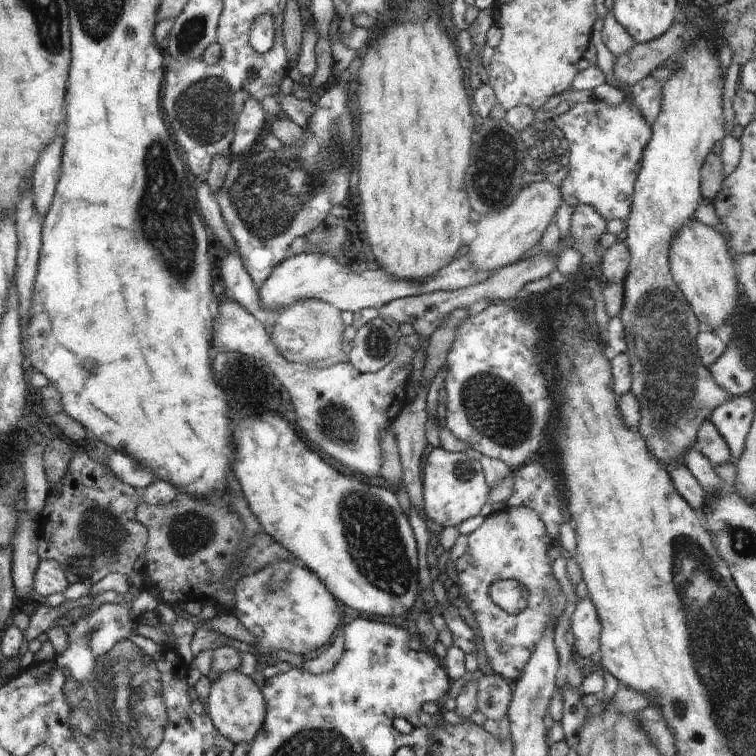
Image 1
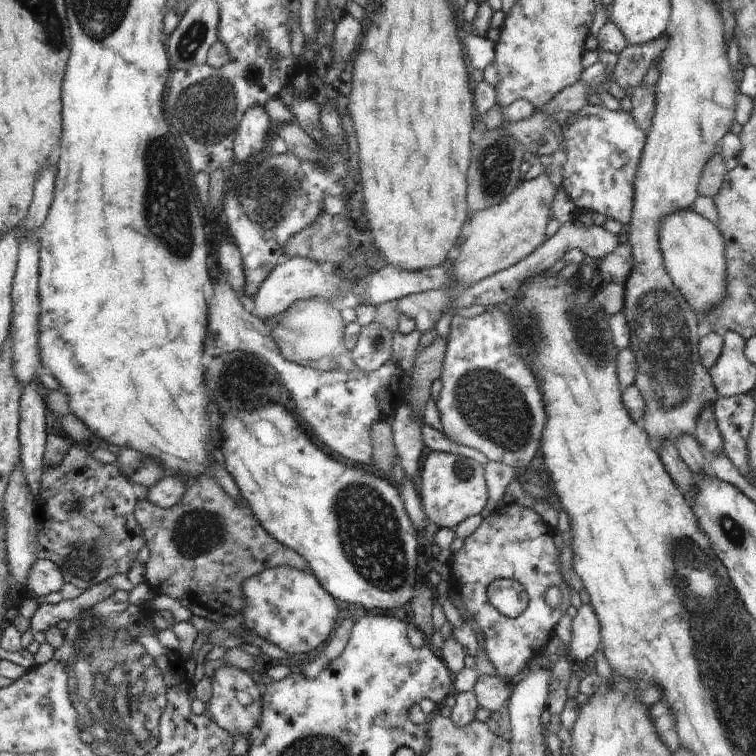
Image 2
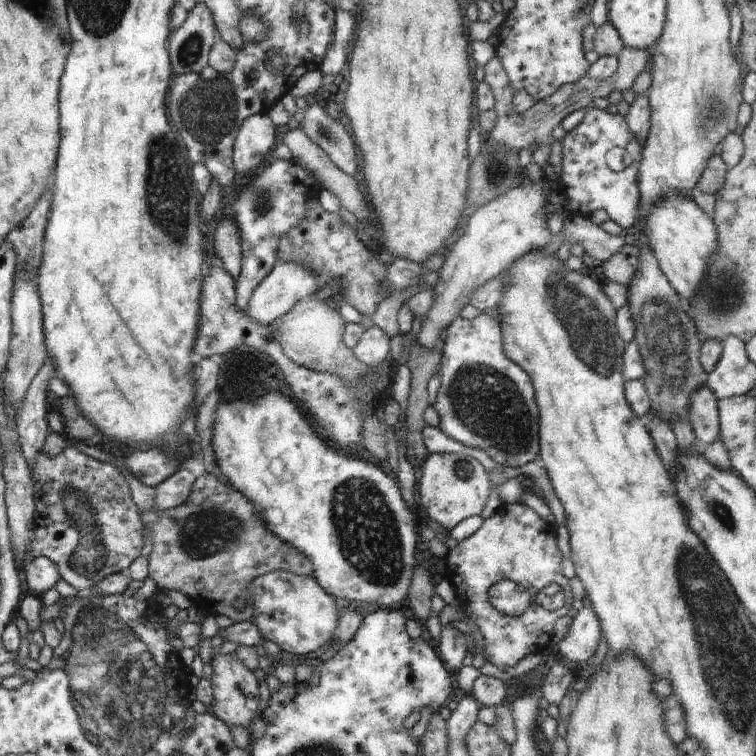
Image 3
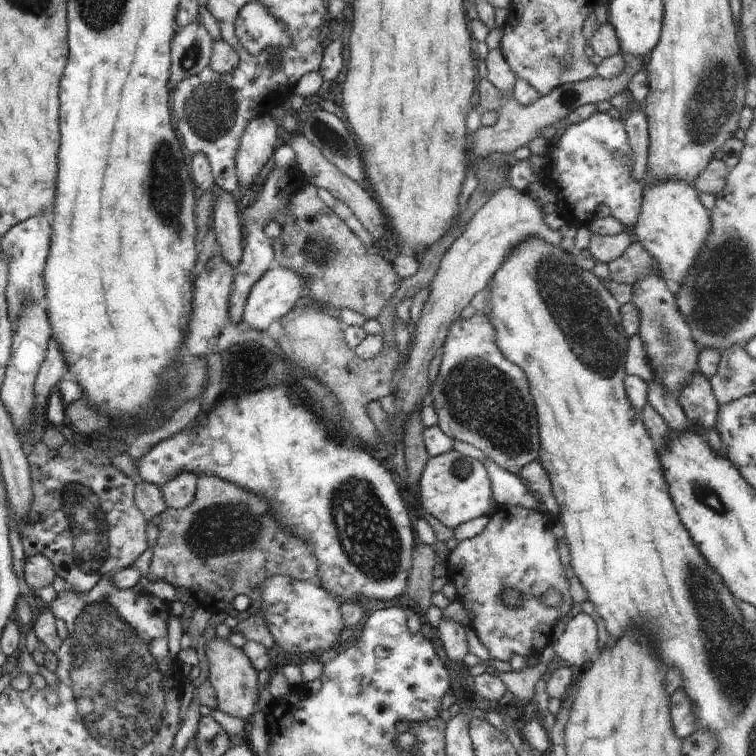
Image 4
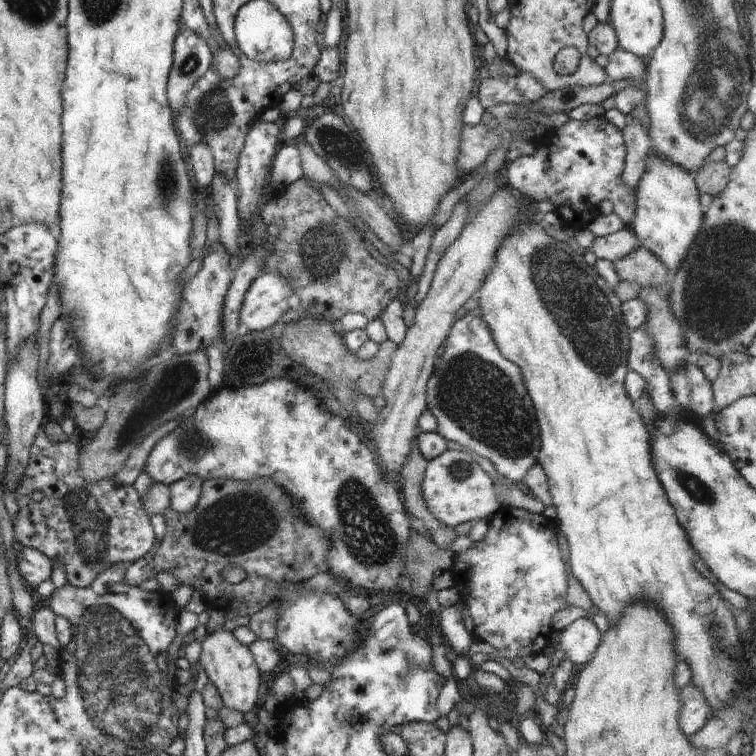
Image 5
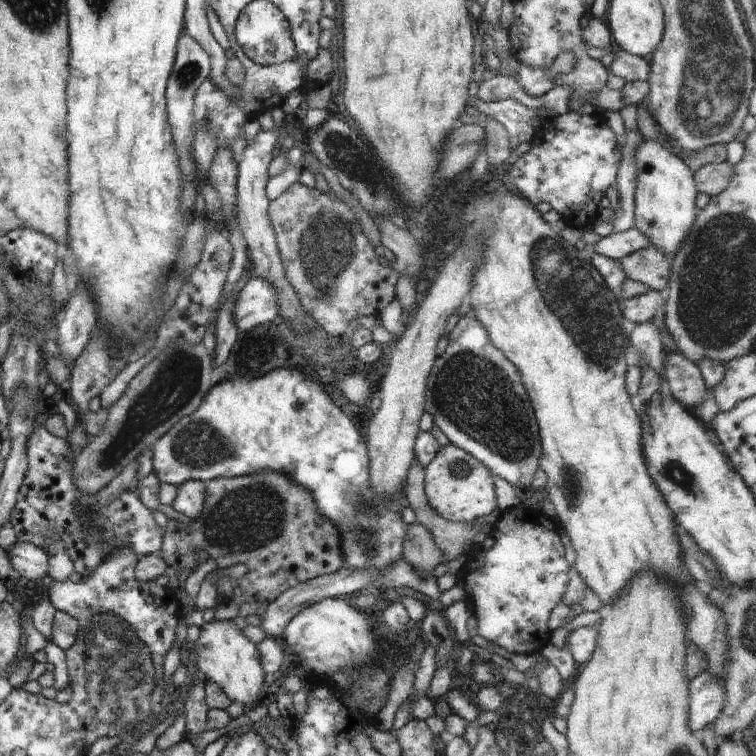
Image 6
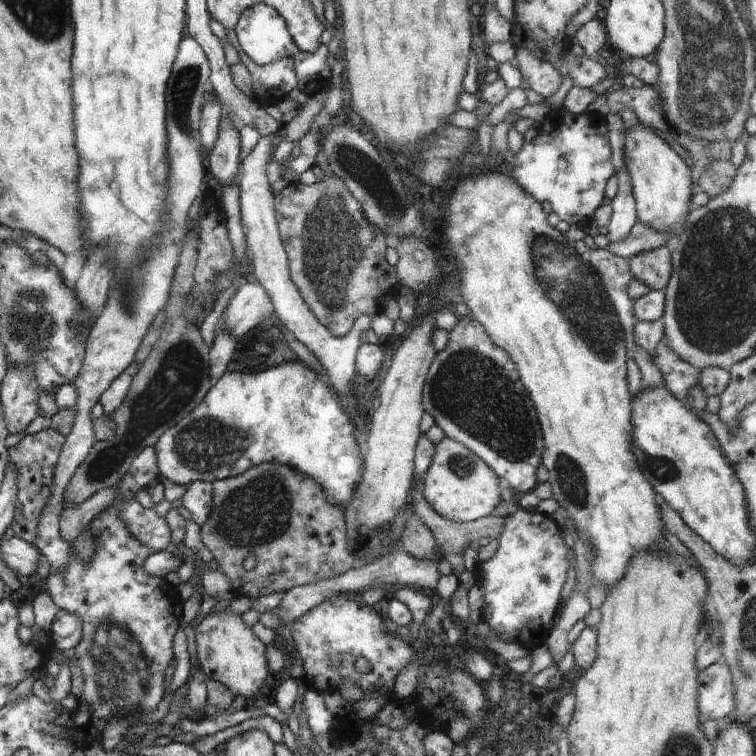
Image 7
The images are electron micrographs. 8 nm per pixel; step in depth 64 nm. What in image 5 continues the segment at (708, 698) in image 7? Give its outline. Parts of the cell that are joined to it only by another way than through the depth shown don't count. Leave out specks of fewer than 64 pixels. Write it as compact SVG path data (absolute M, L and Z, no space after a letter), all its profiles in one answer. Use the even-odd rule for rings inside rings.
M688 682L682 688L682 708L680 708L680 726L686 737L697 734L712 719L712 708L706 704L702 692L698 692L696 684Z

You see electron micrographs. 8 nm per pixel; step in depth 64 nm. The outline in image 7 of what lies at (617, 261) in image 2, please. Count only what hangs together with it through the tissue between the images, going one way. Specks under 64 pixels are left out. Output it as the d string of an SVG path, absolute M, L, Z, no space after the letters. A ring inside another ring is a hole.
M662 246L628 258L633 278L652 291L664 291L672 273L671 252L671 246Z

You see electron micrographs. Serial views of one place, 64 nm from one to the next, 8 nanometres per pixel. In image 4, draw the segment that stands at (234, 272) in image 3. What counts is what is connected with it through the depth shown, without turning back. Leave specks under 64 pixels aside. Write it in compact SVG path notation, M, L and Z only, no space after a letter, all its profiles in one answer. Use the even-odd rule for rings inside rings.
M218 190L214 204L213 225L220 254L230 268L237 269L242 259L243 228L239 210L233 195Z

